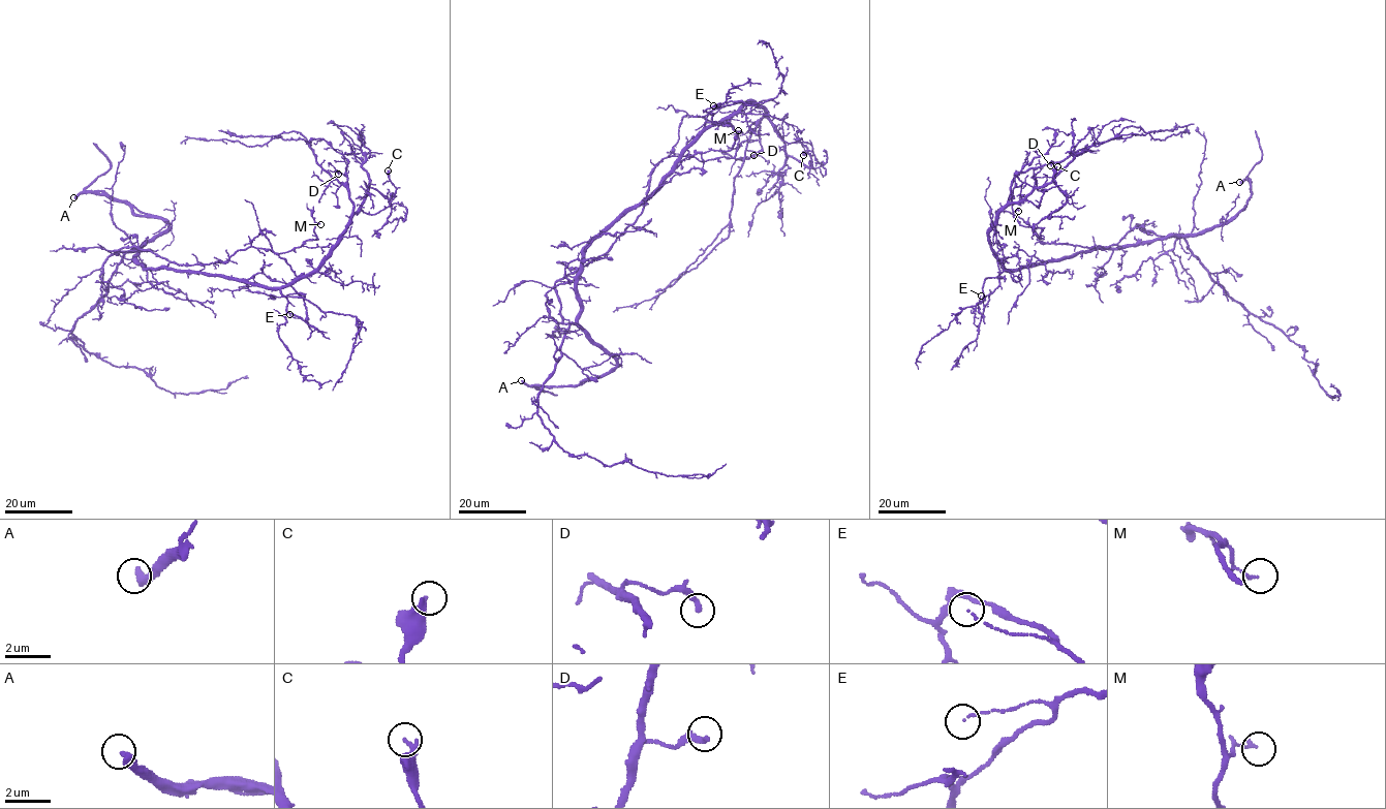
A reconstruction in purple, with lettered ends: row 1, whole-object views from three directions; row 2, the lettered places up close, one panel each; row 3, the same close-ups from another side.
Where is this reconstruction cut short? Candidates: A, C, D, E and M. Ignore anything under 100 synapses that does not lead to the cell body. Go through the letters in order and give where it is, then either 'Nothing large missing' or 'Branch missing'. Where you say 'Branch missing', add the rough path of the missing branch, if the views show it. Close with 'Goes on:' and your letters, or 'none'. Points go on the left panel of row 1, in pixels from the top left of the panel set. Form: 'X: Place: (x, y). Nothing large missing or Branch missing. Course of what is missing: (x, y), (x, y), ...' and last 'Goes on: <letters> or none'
A: Place: (73, 197). Branch missing
C: Place: (388, 170). Nothing large missing
D: Place: (338, 174). Nothing large missing
E: Place: (289, 314). Nothing large missing
M: Place: (320, 224). Nothing large missing
Goes on: A

